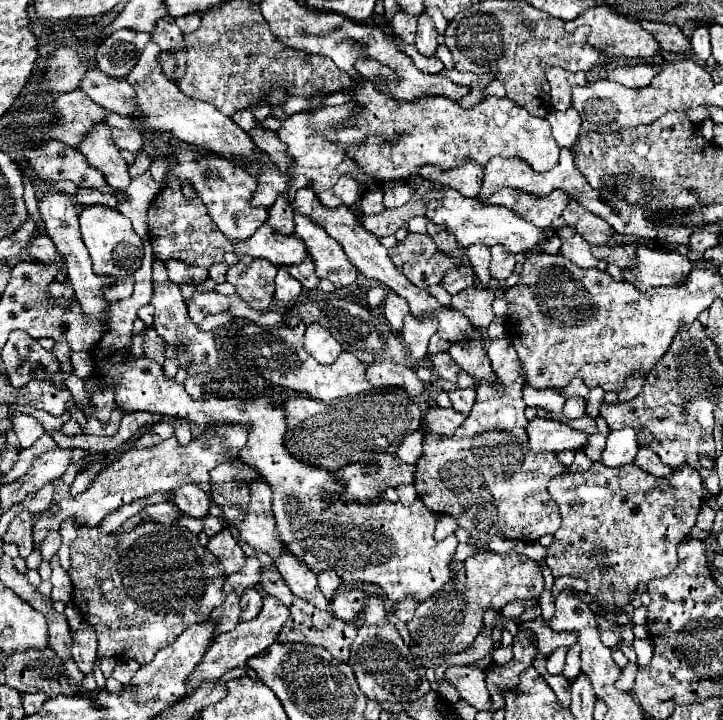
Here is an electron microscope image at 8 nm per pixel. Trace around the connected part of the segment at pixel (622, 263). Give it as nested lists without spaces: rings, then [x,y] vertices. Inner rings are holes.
[[[619,245],[615,249],[611,249],[611,247],[591,247],[591,253],[597,255],[599,261],[615,263],[617,267],[625,269],[625,267],[629,267],[629,263],[633,263],[635,249],[637,249],[637,245]]]

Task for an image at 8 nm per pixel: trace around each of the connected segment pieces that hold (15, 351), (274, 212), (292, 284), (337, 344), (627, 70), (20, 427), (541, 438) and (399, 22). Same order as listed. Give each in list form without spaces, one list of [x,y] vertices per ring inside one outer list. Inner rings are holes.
[[[21,329],[9,333],[1,359],[11,385],[27,385],[31,379],[51,379],[61,371],[57,357],[53,353],[47,355],[39,341]]]
[[[279,197],[271,209],[269,209],[269,219],[267,225],[273,227],[275,231],[281,231],[281,235],[293,235],[295,233],[295,221],[293,221],[293,207],[287,201],[287,197]]]
[[[279,267],[275,279],[275,299],[283,303],[291,303],[299,297],[299,293],[301,293],[301,283],[289,275],[287,267]]]
[[[309,325],[305,333],[305,349],[323,365],[331,365],[343,351],[341,341],[321,325]]]
[[[641,63],[641,65],[633,65],[633,67],[617,67],[617,69],[613,69],[613,71],[609,73],[607,79],[609,79],[609,81],[617,81],[617,83],[621,83],[621,85],[625,85],[625,87],[637,89],[637,87],[649,85],[653,77],[655,77],[653,67]]]
[[[15,415],[15,419],[13,419],[13,431],[17,433],[17,437],[21,441],[21,449],[31,447],[45,433],[43,427],[35,419],[25,417],[25,415]]]
[[[535,417],[529,427],[529,447],[533,451],[581,451],[589,443],[589,435],[583,431],[575,431],[565,423]]]
[[[403,11],[397,13],[391,21],[393,25],[393,35],[399,37],[403,43],[407,45],[413,45],[415,43],[415,31],[417,31],[417,19],[405,15]]]

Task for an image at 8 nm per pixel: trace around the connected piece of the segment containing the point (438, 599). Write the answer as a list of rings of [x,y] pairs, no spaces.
[[[477,553],[465,561],[465,585],[445,585],[437,595],[419,603],[415,617],[407,623],[411,635],[411,653],[421,667],[439,667],[443,657],[467,651],[483,629],[487,609],[501,611],[515,599],[537,599],[543,591],[543,575],[537,561],[519,553]]]

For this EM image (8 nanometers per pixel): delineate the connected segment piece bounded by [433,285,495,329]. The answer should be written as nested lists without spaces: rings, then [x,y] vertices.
[[[437,285],[433,295],[443,307],[451,307],[451,309],[461,311],[475,329],[485,329],[495,317],[493,307],[491,307],[495,301],[495,291],[491,291],[489,287],[483,289],[479,285],[471,285],[457,295],[449,295],[445,291],[445,287]]]

